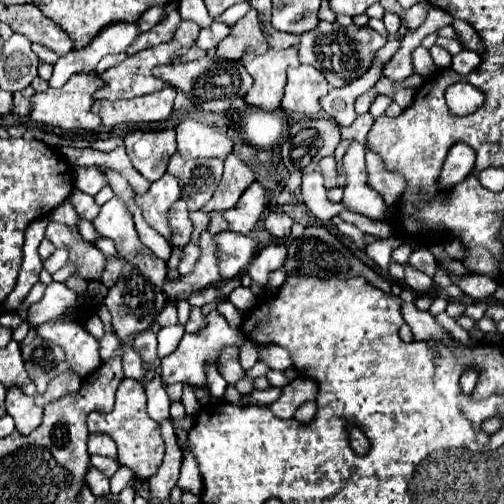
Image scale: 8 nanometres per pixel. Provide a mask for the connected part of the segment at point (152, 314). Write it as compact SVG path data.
M118 197L110 199L108 203L104 203L100 207L100 217L96 217L96 221L92 221L92 225L102 237L110 237L116 243L116 251L118 251L120 259L126 261L120 279L116 281L116 285L108 291L108 295L104 299L104 305L112 313L114 333L122 341L126 341L126 339L146 331L156 321L158 313L166 305L166 295L162 291L162 285L166 279L166 261L158 261L158 257L148 247L142 245L142 241L138 239L138 233L134 229L132 215L128 213L128 209L124 207L124 203Z

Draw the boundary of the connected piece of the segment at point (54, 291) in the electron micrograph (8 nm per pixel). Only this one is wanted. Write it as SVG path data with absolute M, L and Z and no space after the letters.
M50 283L46 287L42 301L34 303L28 309L28 323L32 327L36 327L36 325L42 325L48 319L54 319L54 317L60 317L60 315L72 311L76 307L76 297L78 295L74 291L70 291L66 285Z

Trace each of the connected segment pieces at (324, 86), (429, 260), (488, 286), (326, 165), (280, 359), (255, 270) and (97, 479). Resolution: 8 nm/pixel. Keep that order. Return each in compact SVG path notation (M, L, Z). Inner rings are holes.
M298 65L288 69L288 85L282 99L282 109L298 111L306 117L316 117L320 107L320 97L328 93L328 81L312 65Z
M416 249L416 251L412 251L408 263L410 263L414 269L418 269L418 271L428 273L430 277L434 275L436 261L434 261L434 257L432 257L432 253L430 253L428 249Z
M452 275L456 285L468 295L472 297L474 301L484 301L484 299L492 299L498 283L492 279L492 277L486 277L486 275L468 275L468 277L456 277Z
M334 155L324 157L318 167L320 167L320 173L326 179L326 189L338 187L338 163L336 163L336 157Z
M278 345L260 347L258 361L262 361L264 365L268 365L268 369L274 369L274 371L284 371L284 369L292 367L292 361L290 361L288 353Z
M268 245L258 251L258 255L252 259L252 265L248 267L248 275L256 279L260 285L268 283L268 273L278 269L286 259L286 245Z
M94 467L88 469L88 481L86 483L88 483L88 487L92 489L92 493L96 497L102 497L102 495L110 493L110 481L108 481L108 477L104 477L104 473L100 473Z

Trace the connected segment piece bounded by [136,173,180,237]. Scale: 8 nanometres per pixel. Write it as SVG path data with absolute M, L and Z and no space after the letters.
M164 173L158 181L154 181L144 195L136 193L136 205L142 209L144 221L164 237L170 237L166 211L178 199L180 199L180 185L168 173Z

